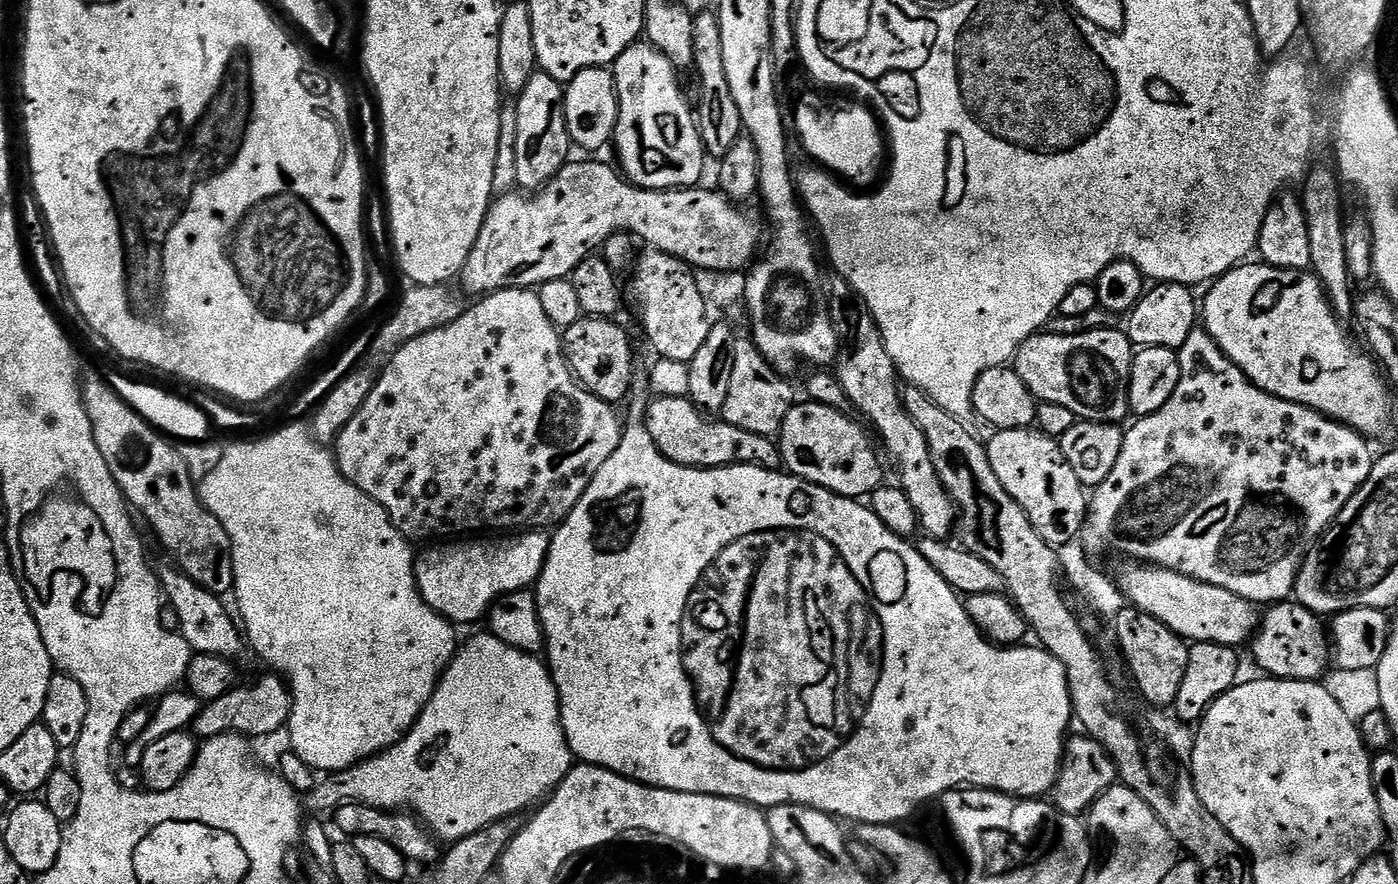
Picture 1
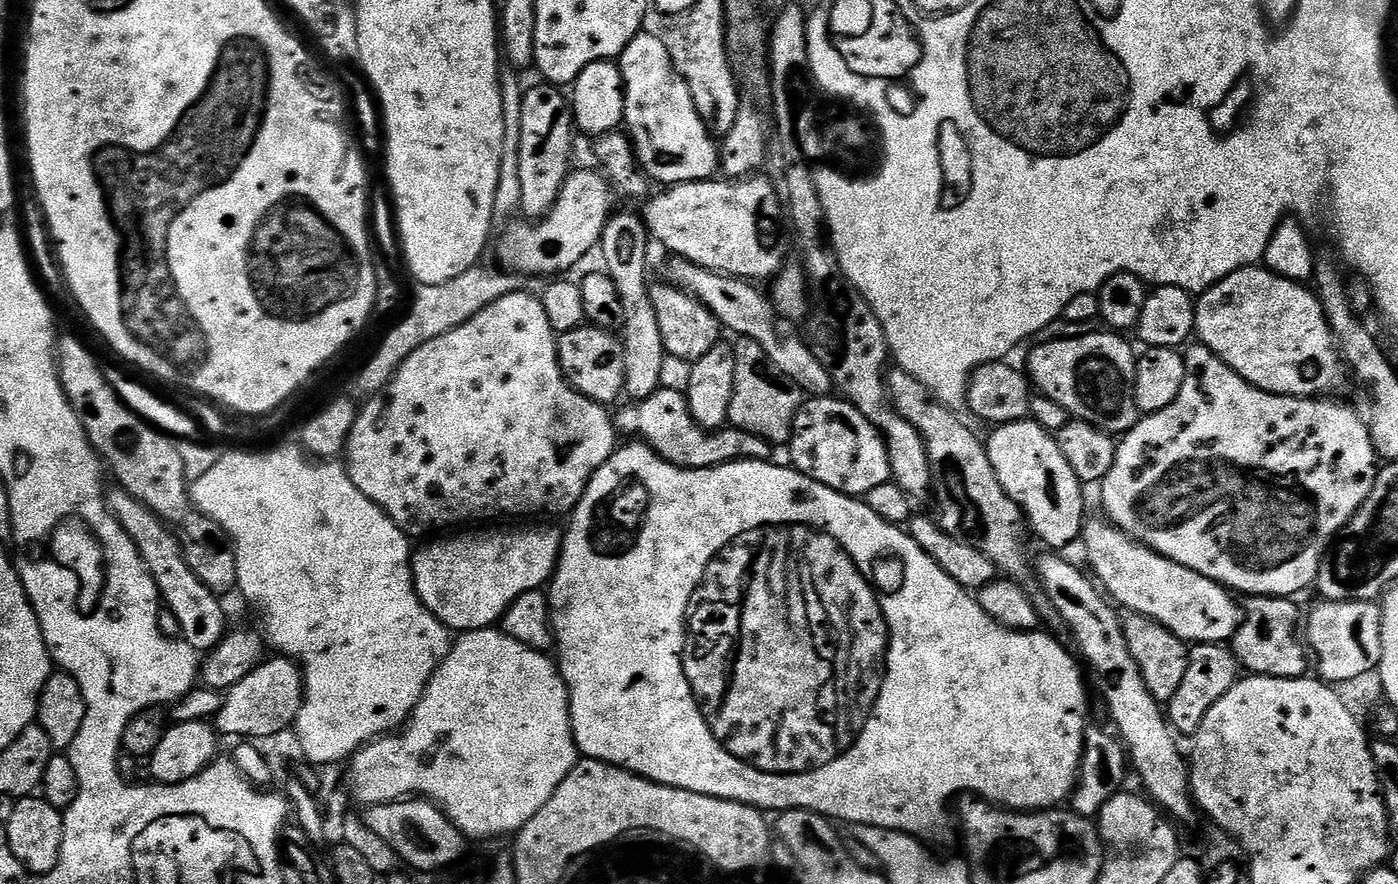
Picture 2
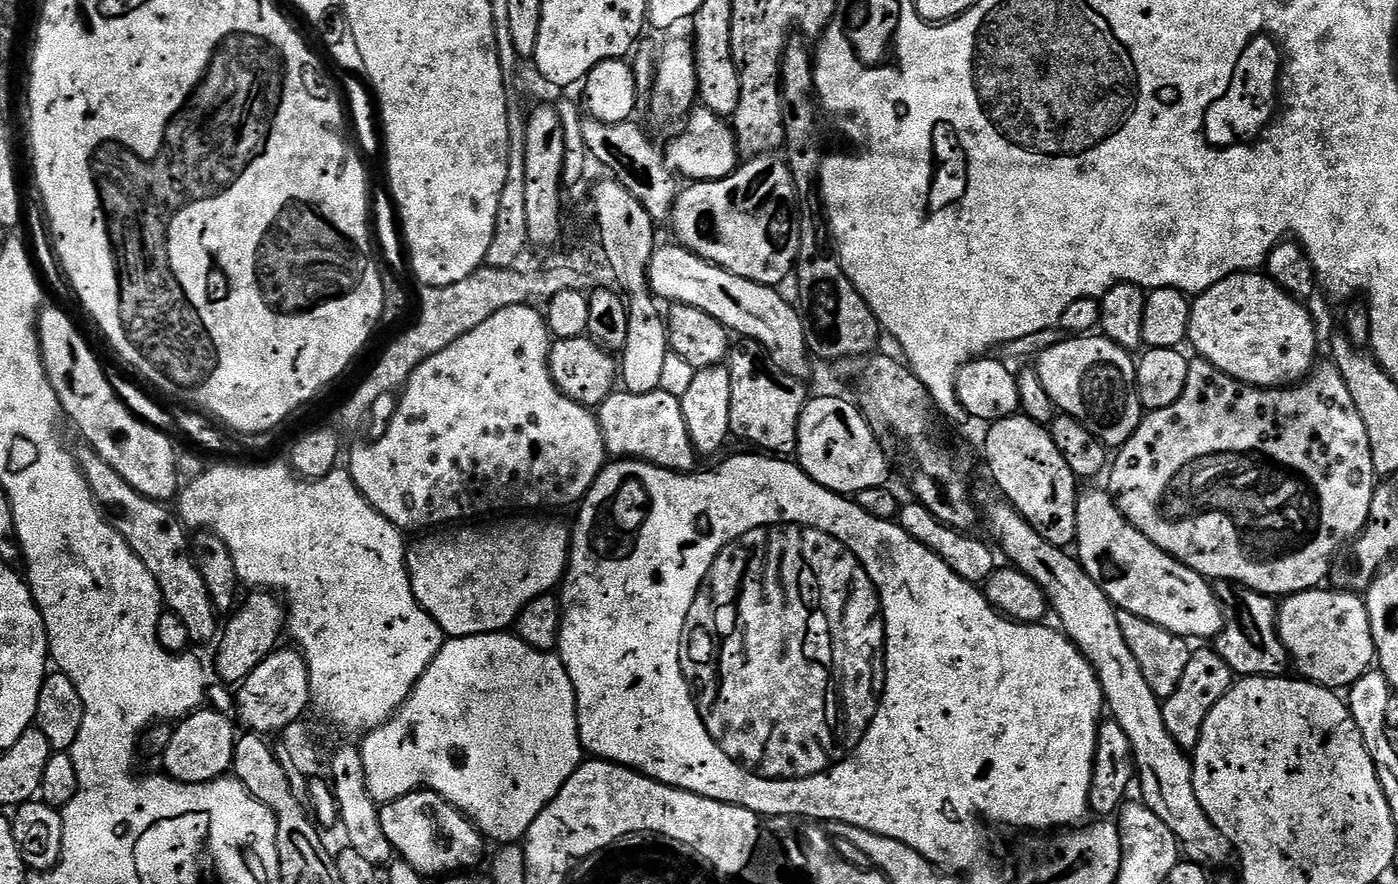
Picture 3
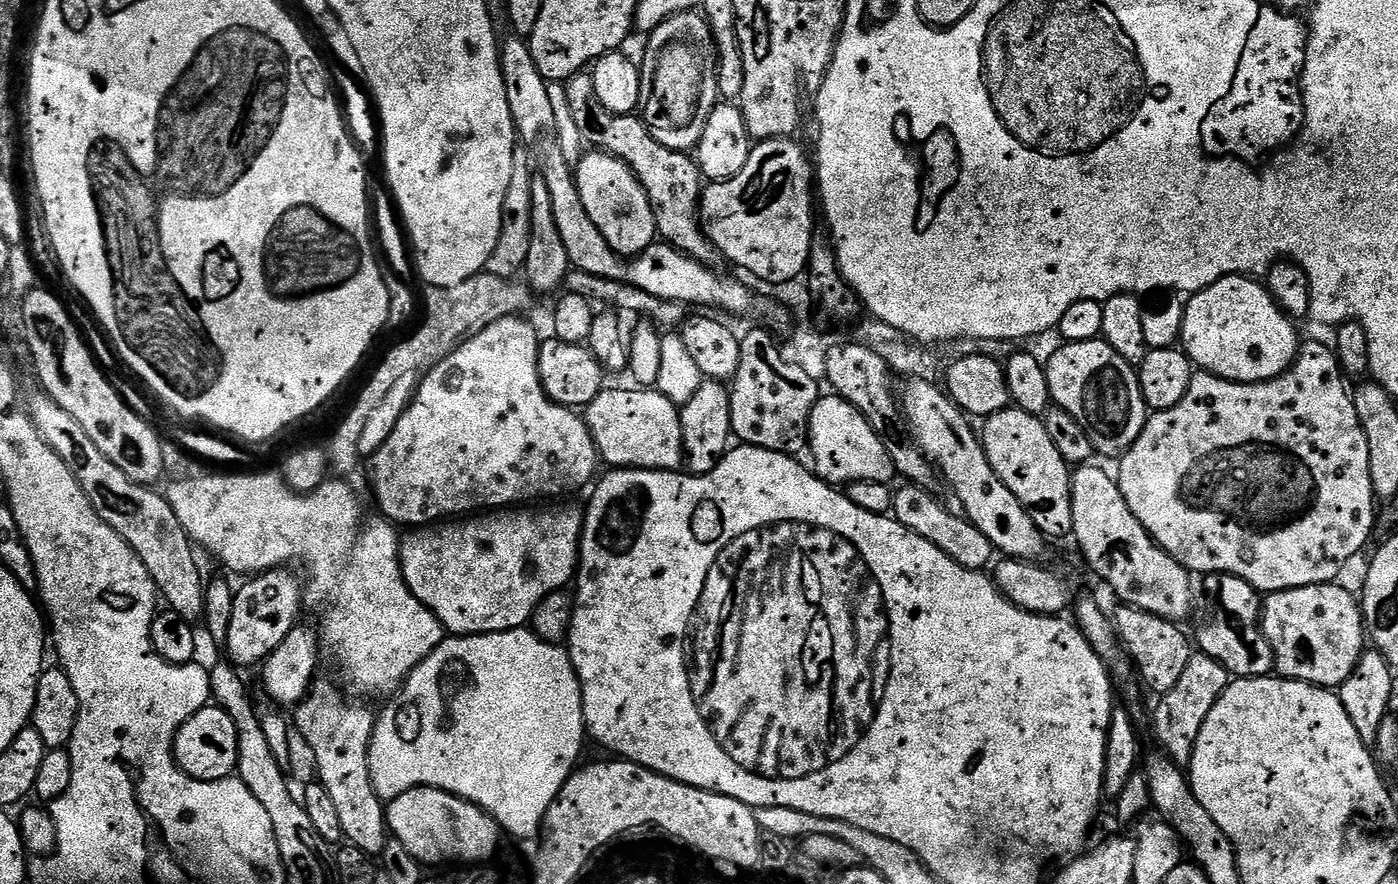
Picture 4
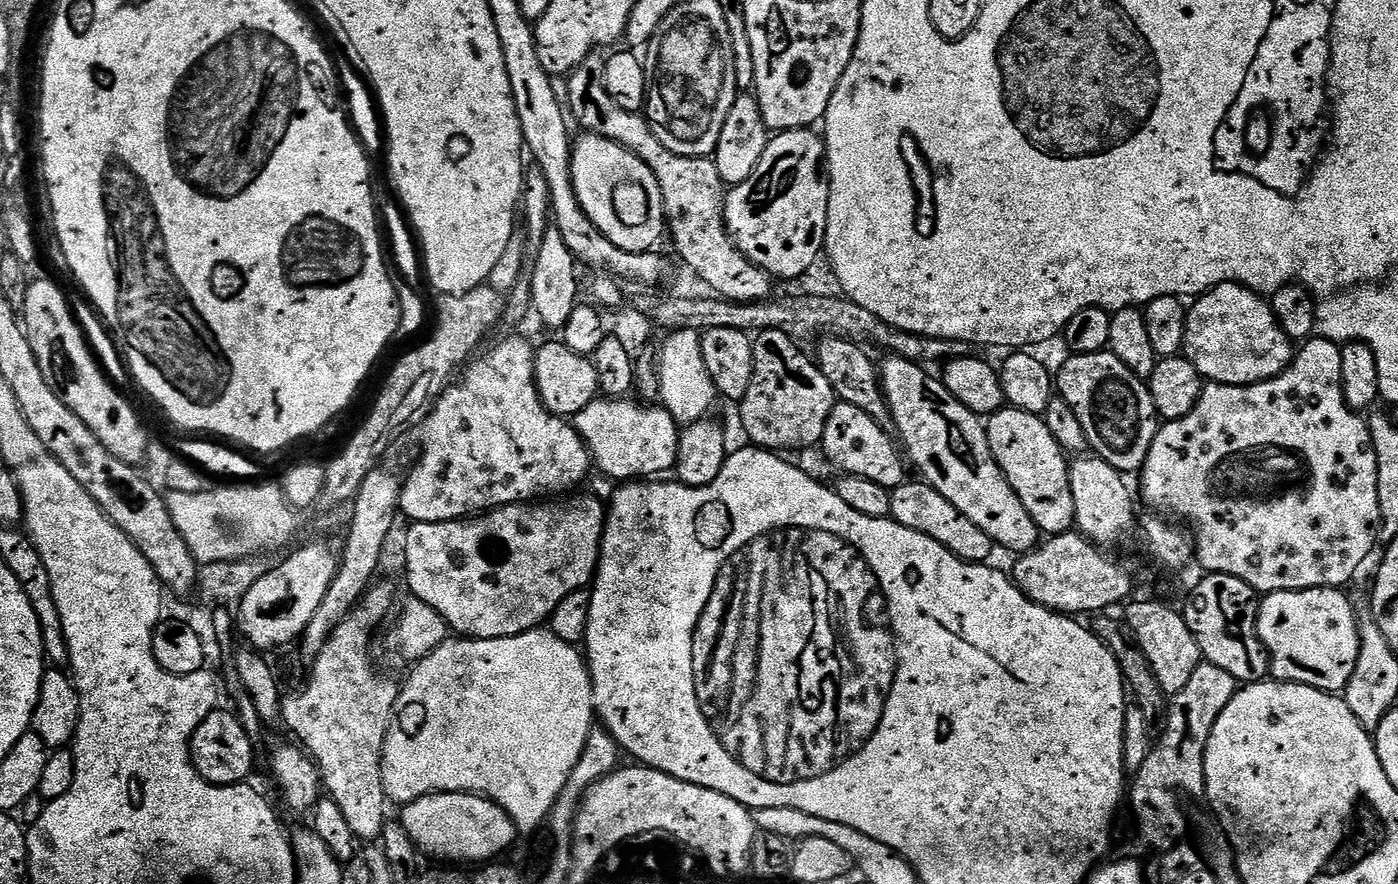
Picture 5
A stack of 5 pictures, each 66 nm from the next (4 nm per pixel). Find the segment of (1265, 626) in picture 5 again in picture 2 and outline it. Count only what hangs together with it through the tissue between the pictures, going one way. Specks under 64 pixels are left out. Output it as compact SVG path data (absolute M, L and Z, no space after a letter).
M1326 600L1317 605L1306 616L1306 644L1314 657L1314 668L1320 671L1317 672L1319 679L1335 686L1358 674L1379 669L1382 658L1379 607L1366 600Z

